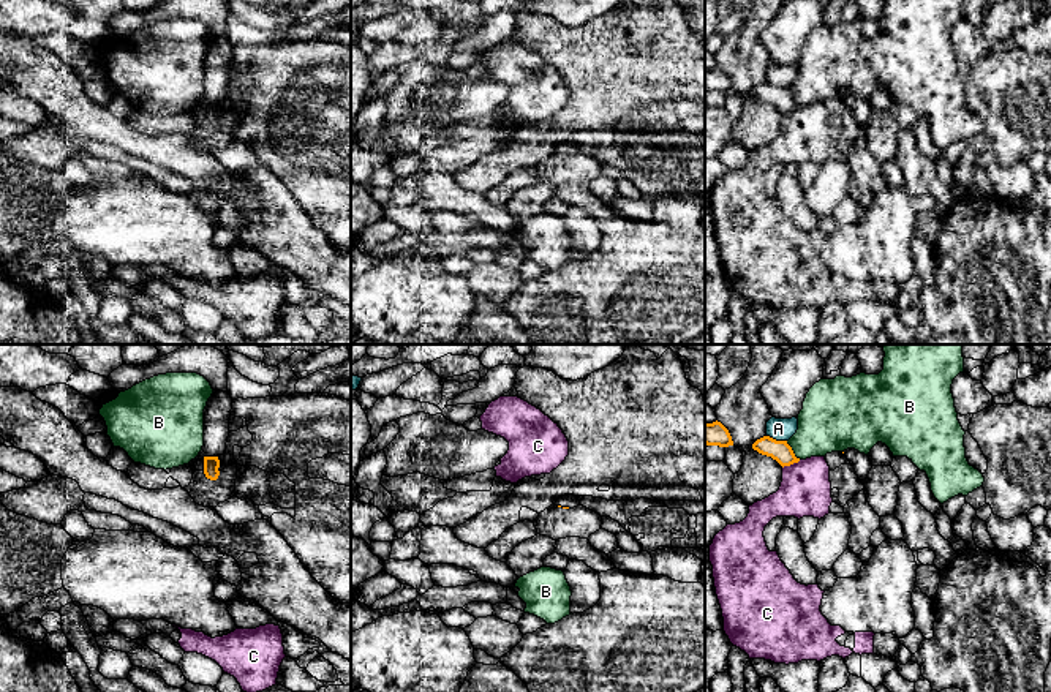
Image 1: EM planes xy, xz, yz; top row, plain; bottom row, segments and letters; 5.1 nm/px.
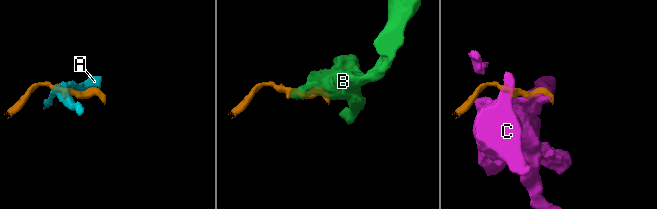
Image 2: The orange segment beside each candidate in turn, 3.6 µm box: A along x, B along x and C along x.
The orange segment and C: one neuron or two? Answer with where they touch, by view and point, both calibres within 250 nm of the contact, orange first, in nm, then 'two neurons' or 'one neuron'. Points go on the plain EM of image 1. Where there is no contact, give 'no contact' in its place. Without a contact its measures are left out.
meets orange in yz at (791, 109); 110 nm thick on the orange side, 260 nm on the other; two neurons

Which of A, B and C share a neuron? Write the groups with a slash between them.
A / B / C

